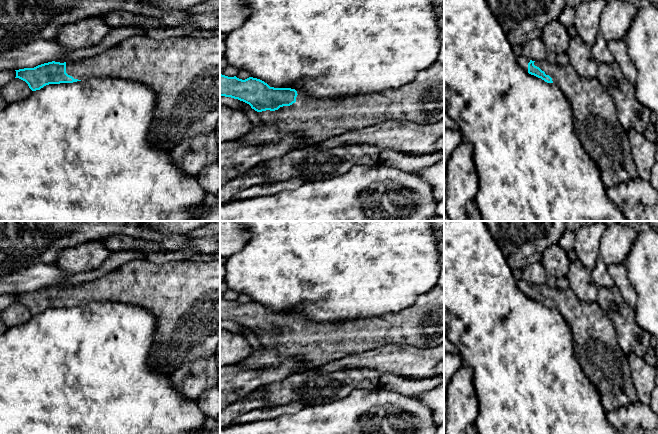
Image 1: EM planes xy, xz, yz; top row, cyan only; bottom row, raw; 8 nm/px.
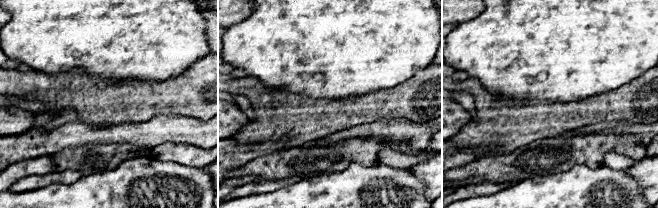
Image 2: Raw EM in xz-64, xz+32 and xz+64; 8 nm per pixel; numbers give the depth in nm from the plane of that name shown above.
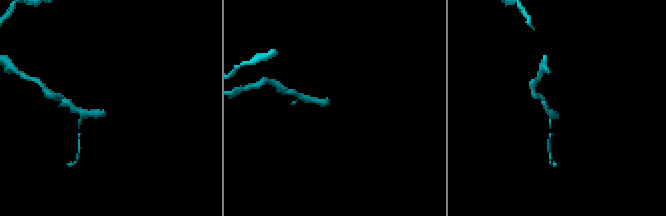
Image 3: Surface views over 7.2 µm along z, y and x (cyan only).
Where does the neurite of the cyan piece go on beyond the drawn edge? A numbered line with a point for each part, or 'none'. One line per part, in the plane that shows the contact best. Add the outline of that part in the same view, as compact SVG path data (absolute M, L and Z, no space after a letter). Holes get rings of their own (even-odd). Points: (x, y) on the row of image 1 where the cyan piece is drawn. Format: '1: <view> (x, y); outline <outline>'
1: xz (421, 101); outline M436 61L427 69L420 71L414 80L397 89L349 96L344 99L315 99L302 90L297 90L297 94L296 102L290 106L283 106L275 111L259 112L262 125L254 126L239 141L244 145L278 143L287 134L294 133L300 136L305 144L315 144L347 131L375 126L383 121L410 121L419 125L440 122L444 120L444 64Z

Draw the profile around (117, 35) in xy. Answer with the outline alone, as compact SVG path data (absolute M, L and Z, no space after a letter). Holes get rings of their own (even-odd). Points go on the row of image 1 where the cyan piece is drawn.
M140 26L114 28L99 44L88 48L72 50L65 58L54 61L64 63L91 58L107 51L132 36L147 36L147 28Z

